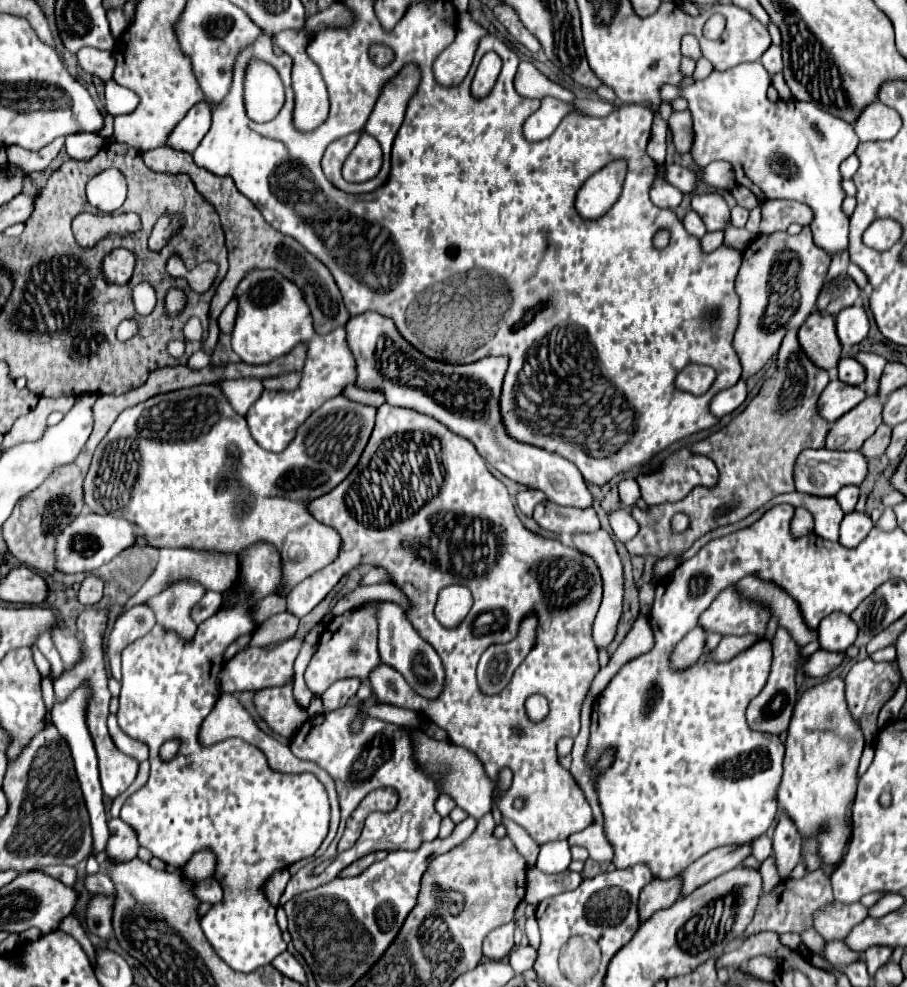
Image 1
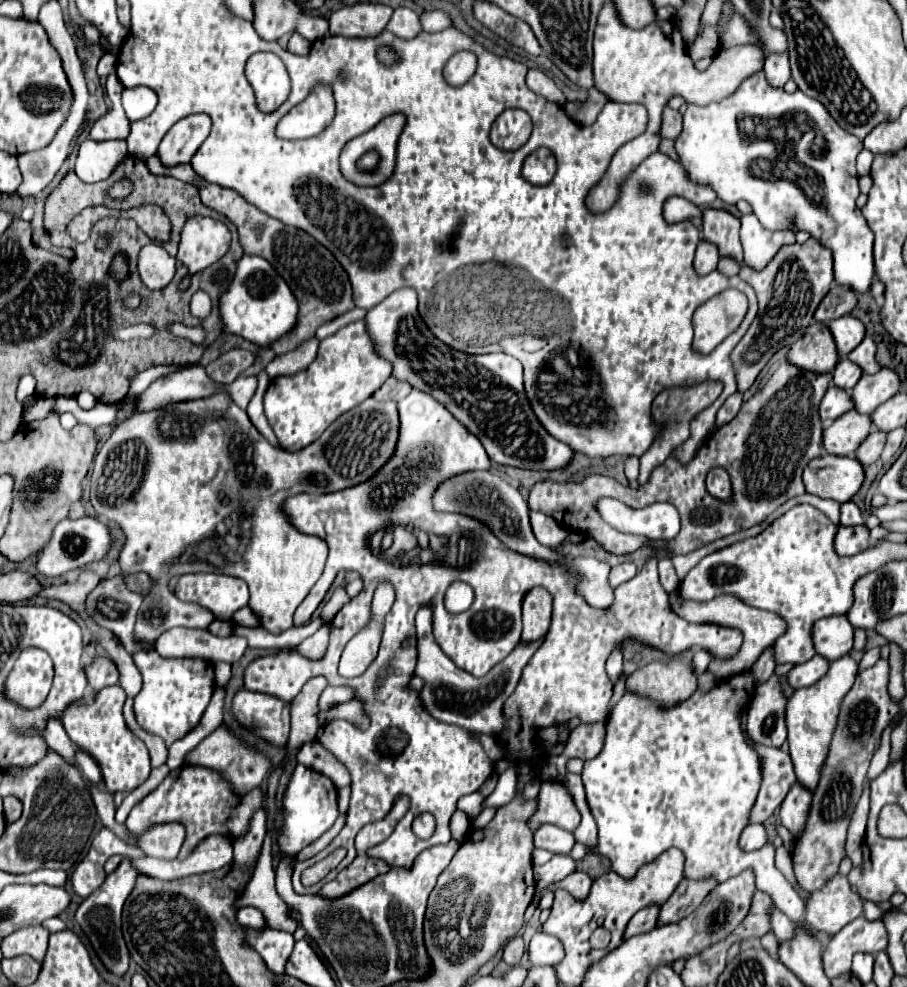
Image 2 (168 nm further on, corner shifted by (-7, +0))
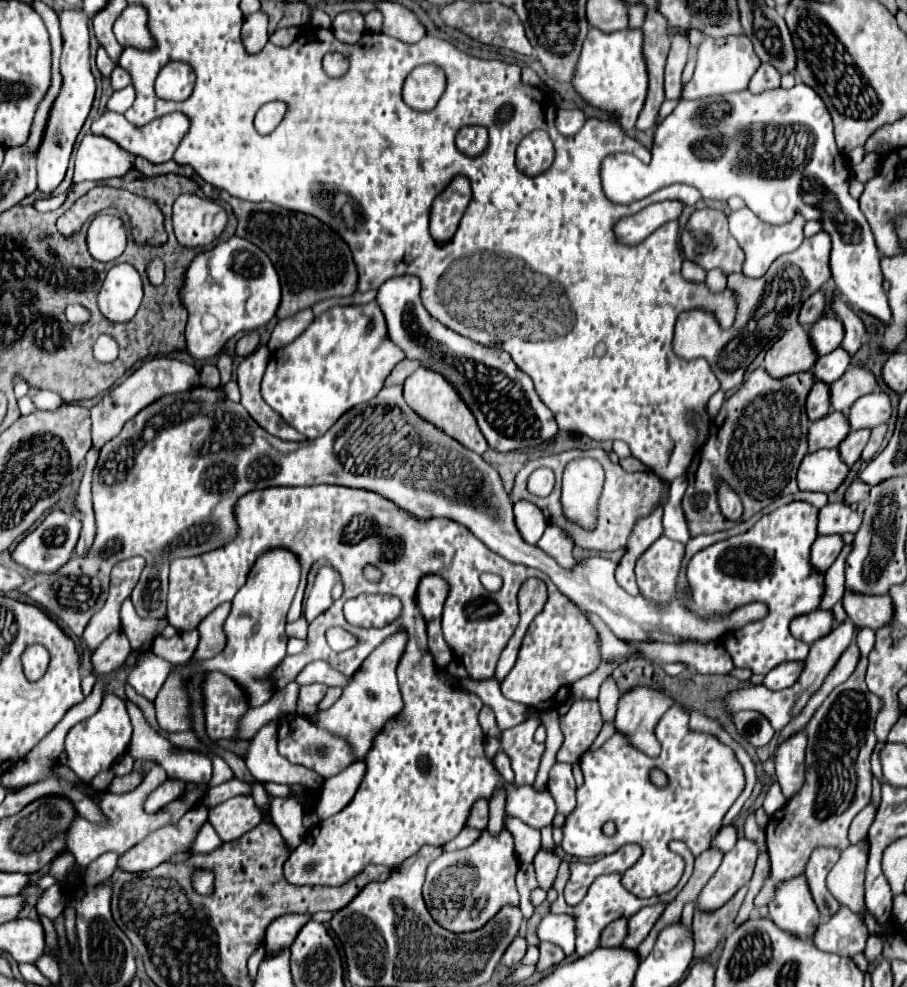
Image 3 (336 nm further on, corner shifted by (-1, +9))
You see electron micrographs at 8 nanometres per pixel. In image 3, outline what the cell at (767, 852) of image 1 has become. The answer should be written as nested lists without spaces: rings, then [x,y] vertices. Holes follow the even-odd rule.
[[[729,825],[729,827],[723,827],[723,829],[715,835],[713,845],[715,845],[715,847],[719,847],[719,849],[723,849],[723,851],[727,853],[727,851],[731,851],[731,849],[735,847],[737,839],[739,839],[739,837],[737,837],[737,827]]]

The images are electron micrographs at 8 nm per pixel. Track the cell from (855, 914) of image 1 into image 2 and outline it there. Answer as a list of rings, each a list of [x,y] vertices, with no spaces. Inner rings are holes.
[[[835,874],[833,878],[829,878],[819,890],[811,892],[811,896],[805,902],[807,924],[827,934],[837,934],[845,924],[849,924],[857,916],[863,916],[863,902],[861,902],[861,896],[851,890],[851,884],[845,874]]]

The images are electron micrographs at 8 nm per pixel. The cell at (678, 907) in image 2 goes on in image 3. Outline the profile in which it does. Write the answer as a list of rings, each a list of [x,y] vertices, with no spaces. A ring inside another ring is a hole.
[[[657,903],[657,905],[651,905],[651,907],[643,907],[643,911],[637,911],[637,915],[631,917],[631,921],[629,921],[629,933],[623,941],[623,947],[637,949],[639,943],[649,935],[655,921],[665,911],[665,907],[667,907],[667,903]]]

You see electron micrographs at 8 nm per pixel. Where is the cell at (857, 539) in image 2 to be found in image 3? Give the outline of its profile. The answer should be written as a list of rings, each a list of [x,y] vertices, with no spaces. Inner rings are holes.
[[[819,535],[811,547],[811,565],[817,571],[827,571],[837,555],[843,549],[843,537],[841,535]]]

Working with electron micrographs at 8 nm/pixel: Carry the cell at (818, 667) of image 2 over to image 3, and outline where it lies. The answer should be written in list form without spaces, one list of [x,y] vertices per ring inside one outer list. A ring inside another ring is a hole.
[[[785,661],[785,663],[777,665],[775,669],[771,669],[771,671],[765,675],[763,685],[769,687],[769,689],[773,689],[773,691],[791,687],[791,685],[799,679],[803,667],[805,667],[803,661]]]

